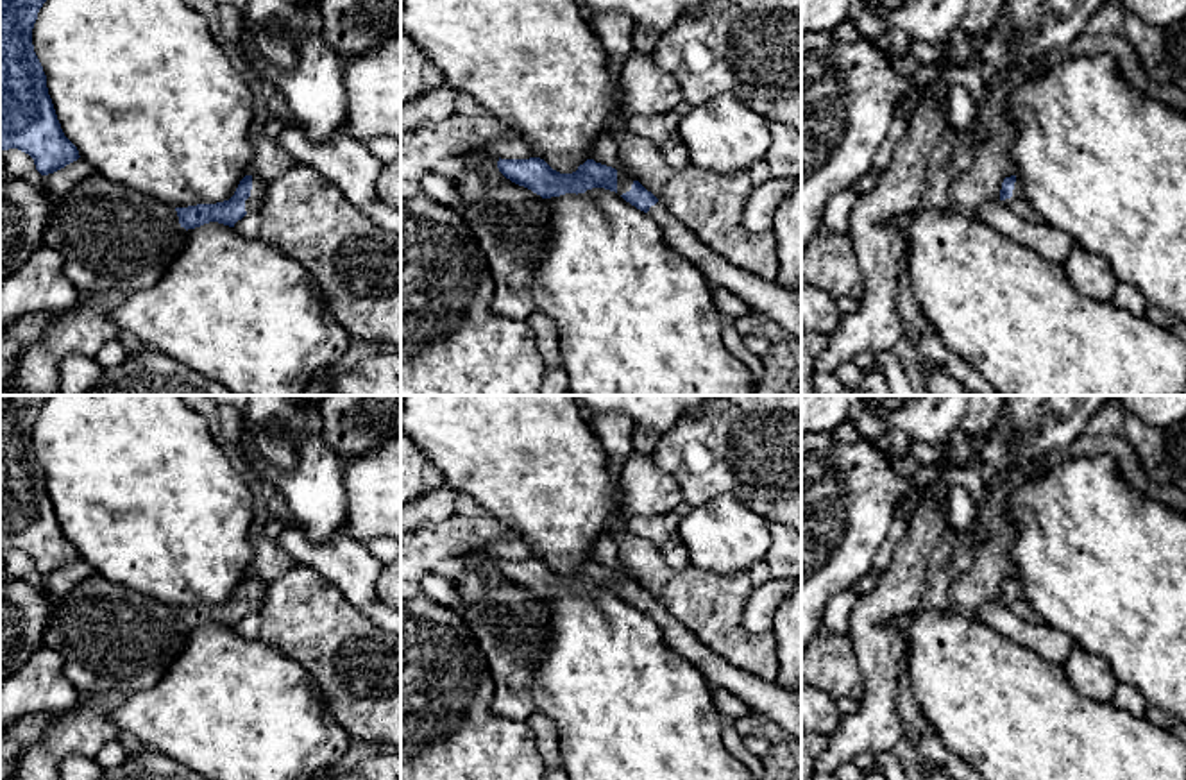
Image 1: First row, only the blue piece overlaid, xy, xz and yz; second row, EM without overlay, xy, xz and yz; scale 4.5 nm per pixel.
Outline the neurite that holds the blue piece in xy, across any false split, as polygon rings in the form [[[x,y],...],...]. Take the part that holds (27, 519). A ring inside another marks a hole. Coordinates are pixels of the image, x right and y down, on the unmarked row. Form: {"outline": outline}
{"outline": [[[0,395],[0,553],[18,549],[34,560],[41,576],[77,562],[77,547],[64,537],[34,453],[32,429],[48,395]]]}

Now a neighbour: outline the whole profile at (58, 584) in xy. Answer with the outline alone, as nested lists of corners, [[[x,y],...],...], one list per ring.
[[[79,558],[77,562],[66,565],[64,569],[43,576],[41,587],[50,596],[57,598],[73,589],[80,580],[84,580],[93,571],[95,569],[91,564],[88,564],[84,558]]]

